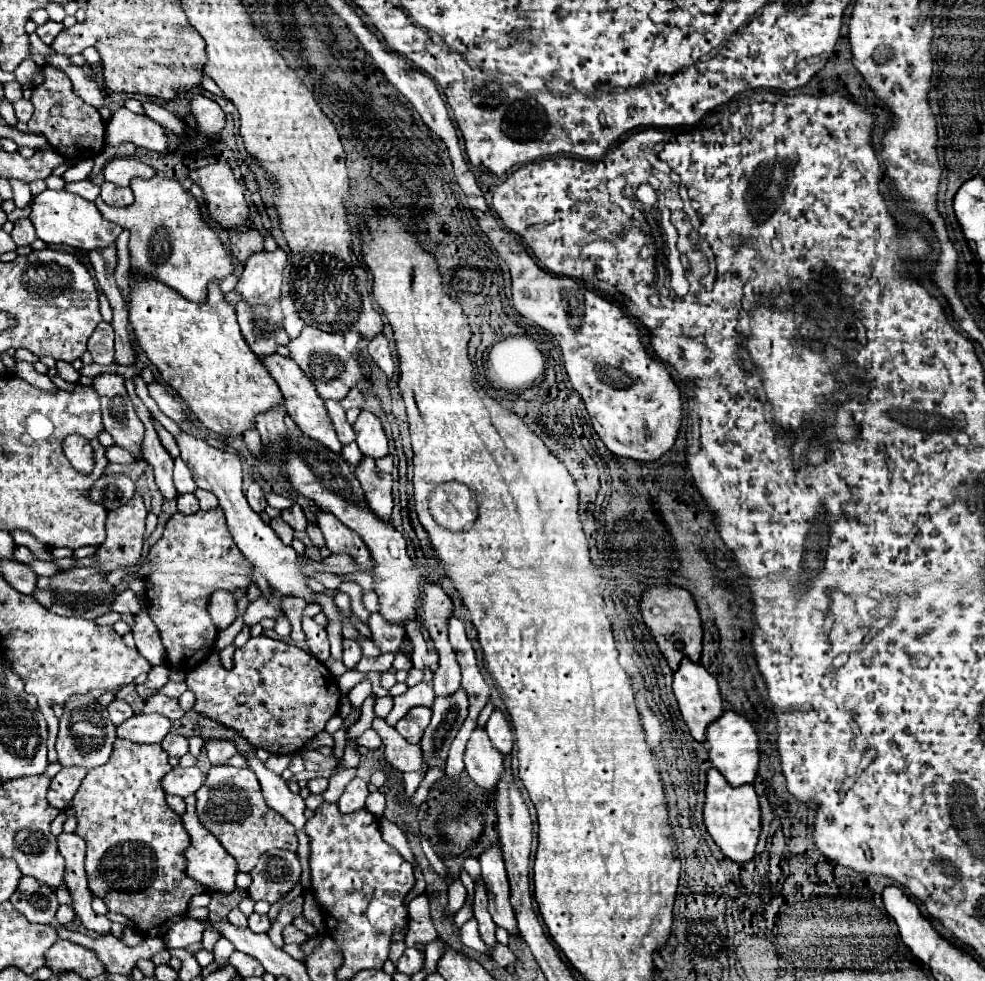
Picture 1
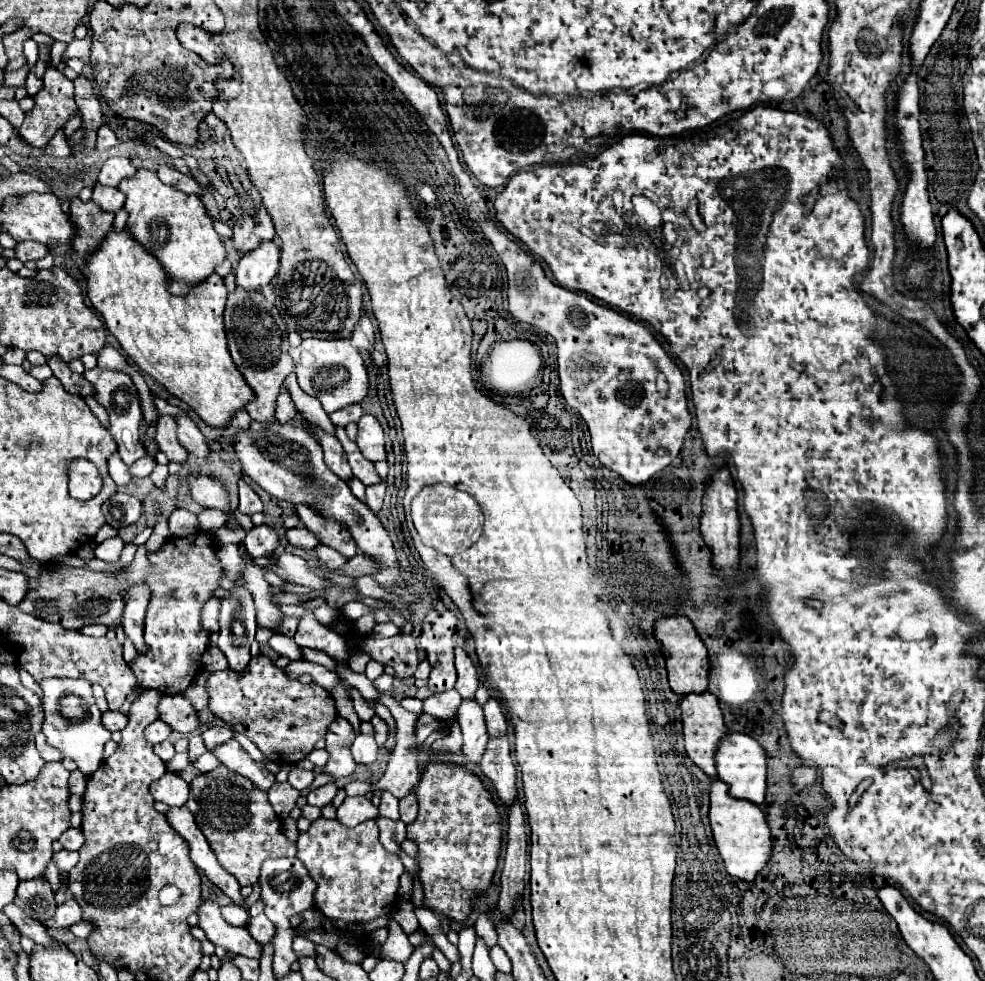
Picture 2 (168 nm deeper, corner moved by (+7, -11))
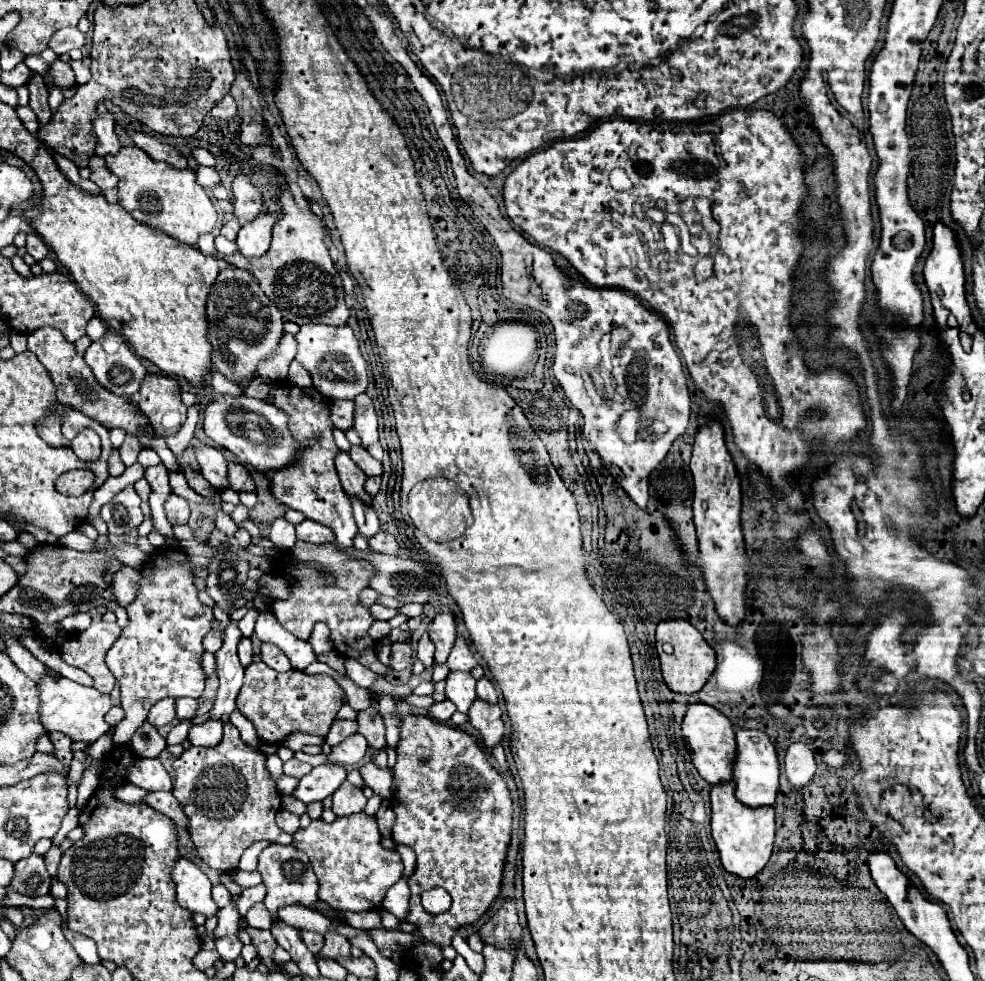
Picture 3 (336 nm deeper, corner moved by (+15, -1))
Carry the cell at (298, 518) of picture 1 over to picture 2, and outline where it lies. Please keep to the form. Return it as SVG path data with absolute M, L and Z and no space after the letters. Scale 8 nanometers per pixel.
M298 526L298 528L292 528L286 532L288 536L288 542L296 548L304 548L304 550L314 550L320 542L318 538L314 538L314 534L310 530L306 530L304 526Z

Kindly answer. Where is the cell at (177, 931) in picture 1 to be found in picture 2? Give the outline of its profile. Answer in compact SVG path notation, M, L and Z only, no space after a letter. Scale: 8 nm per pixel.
M204 900L198 906L198 926L206 932L208 940L216 946L228 948L232 954L248 956L248 958L260 958L260 948L256 940L250 936L246 928L230 926L222 914L216 902Z

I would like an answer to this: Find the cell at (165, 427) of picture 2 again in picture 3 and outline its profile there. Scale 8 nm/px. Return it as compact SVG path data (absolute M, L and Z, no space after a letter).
M146 374L138 396L140 410L148 416L158 436L166 438L170 430L176 432L186 422L186 406L180 400L180 388L174 378Z

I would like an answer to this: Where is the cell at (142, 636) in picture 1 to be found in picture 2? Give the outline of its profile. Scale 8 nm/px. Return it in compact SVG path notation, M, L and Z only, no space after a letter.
M136 584L136 586L130 586L126 590L126 596L124 596L124 616L122 616L122 626L124 626L124 632L126 636L136 644L136 650L144 652L144 638L142 638L142 632L144 632L144 616L146 616L146 608L148 608L148 602L150 602L150 588L148 584Z

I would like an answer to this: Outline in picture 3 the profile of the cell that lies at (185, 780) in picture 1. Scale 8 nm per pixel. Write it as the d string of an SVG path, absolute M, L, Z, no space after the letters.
M138 758L128 772L128 782L148 792L170 792L172 778L158 758Z

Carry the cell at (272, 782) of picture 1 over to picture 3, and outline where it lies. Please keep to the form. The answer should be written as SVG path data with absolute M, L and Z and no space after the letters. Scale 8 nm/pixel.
M210 720L210 722L204 722L204 724L192 726L190 734L188 734L188 740L190 740L192 746L214 748L216 744L220 744L222 732L224 732L224 724Z

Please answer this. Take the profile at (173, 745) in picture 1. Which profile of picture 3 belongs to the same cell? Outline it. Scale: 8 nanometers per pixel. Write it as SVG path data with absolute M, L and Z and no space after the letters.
M144 722L134 732L134 736L130 740L130 746L140 758L156 758L166 748L166 740L162 738L162 734L152 724Z

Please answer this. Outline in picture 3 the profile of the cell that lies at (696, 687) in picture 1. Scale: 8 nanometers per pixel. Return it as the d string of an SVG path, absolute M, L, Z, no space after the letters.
M704 702L688 704L682 720L682 738L686 742L686 748L690 750L692 764L706 782L718 784L724 780L732 780L732 756L736 740L734 740L734 728L730 720L722 716L722 712L716 712L716 708Z

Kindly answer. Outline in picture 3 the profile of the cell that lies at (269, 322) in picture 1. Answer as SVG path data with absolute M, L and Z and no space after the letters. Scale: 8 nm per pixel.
M240 268L220 270L216 282L210 288L206 314L210 324L208 338L214 346L212 360L216 368L234 384L256 378L258 364L276 354L284 334L280 310L262 292L256 278L248 270Z

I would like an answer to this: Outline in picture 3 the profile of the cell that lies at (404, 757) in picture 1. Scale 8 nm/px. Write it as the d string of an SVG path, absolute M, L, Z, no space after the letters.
M336 650L326 652L326 654L320 654L320 656L318 656L318 662L328 664L328 666L330 666L332 670L336 670L340 676L346 676L346 668L344 668L344 656L340 656Z

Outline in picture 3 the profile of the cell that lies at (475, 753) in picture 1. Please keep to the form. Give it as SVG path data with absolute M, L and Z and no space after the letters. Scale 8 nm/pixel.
M450 672L446 678L446 698L458 712L468 714L468 708L476 700L476 680L468 672Z

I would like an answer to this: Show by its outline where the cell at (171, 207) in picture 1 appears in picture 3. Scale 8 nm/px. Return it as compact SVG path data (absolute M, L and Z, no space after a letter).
M122 146L118 154L114 156L106 156L106 166L110 172L114 172L120 182L118 182L118 204L124 206L138 222L148 224L150 228L156 228L164 234L168 234L170 238L188 244L188 246L196 246L198 236L200 234L210 234L216 226L216 210L206 194L206 190L196 184L194 172L190 168L186 170L176 170L164 162L154 162L146 152L142 152L138 146Z

